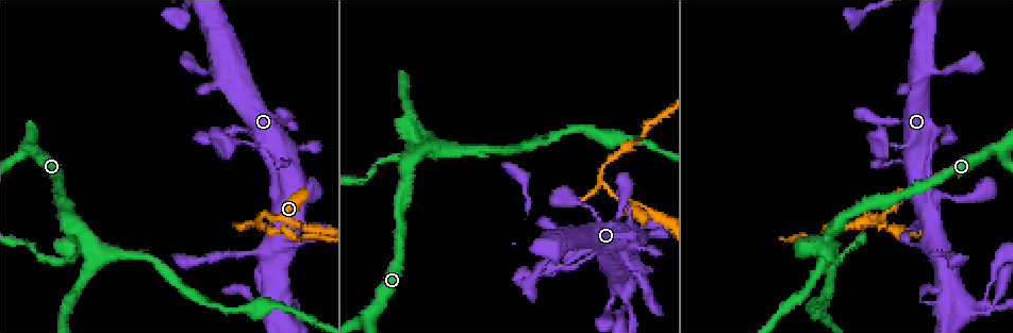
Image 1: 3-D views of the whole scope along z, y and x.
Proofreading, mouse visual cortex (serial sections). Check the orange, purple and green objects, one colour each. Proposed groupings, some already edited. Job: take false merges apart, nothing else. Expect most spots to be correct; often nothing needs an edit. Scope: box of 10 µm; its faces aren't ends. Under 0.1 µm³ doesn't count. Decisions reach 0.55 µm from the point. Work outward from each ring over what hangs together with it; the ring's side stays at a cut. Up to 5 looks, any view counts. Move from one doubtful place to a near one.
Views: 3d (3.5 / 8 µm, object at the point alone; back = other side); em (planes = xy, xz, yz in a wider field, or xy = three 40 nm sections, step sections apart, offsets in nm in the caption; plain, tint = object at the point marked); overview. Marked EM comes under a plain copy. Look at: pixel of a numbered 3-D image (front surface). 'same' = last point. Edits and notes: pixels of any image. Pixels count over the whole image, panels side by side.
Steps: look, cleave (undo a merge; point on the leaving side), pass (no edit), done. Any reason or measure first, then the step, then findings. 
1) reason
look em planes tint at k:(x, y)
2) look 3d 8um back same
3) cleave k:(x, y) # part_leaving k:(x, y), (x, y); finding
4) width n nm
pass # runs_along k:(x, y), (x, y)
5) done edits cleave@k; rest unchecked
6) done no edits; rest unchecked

sharp bend
look 3d 3.5um at 1:(259, 219)

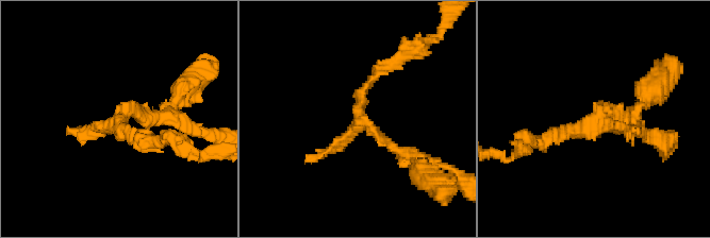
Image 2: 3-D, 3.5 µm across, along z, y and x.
look em planes tint at 2:(357, 116)

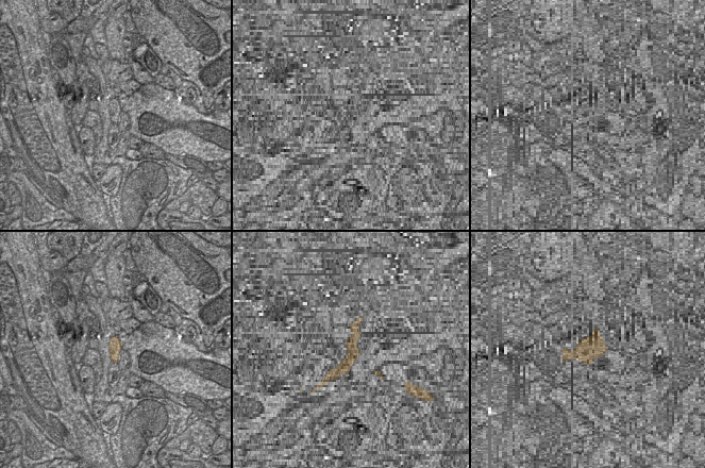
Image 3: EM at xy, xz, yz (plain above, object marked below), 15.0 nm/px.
cleave 2:(330, 150) # part_leaving 2:(358, 112), (372, 77), (417, 47); a second cell is stuck on

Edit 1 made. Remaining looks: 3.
see it whole again
look overview

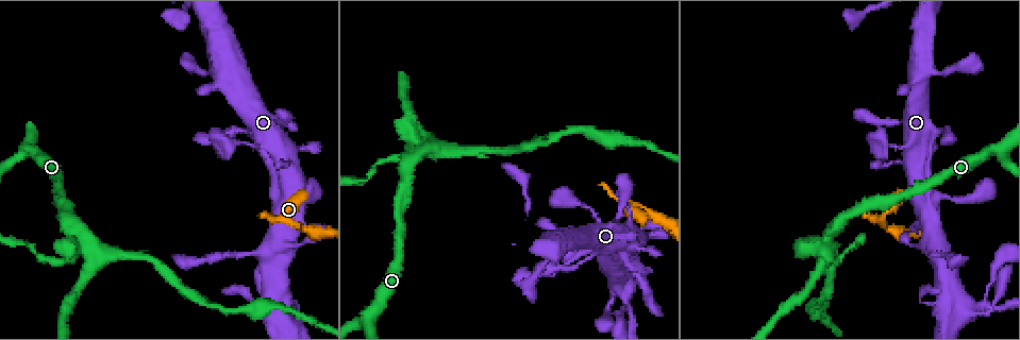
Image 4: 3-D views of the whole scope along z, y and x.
sharp bend
look 3d 3.5um back at 4:(85, 239)

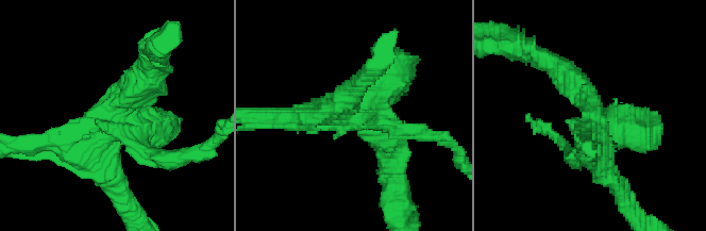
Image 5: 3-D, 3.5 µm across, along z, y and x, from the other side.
cleave 5:(149, 160) # part_leaving 5:(95, 137), (84, 147), (26, 144); a second cell is stuck on

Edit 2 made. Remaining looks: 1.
done edits cleave@2, cleave@5; rest unchecked

